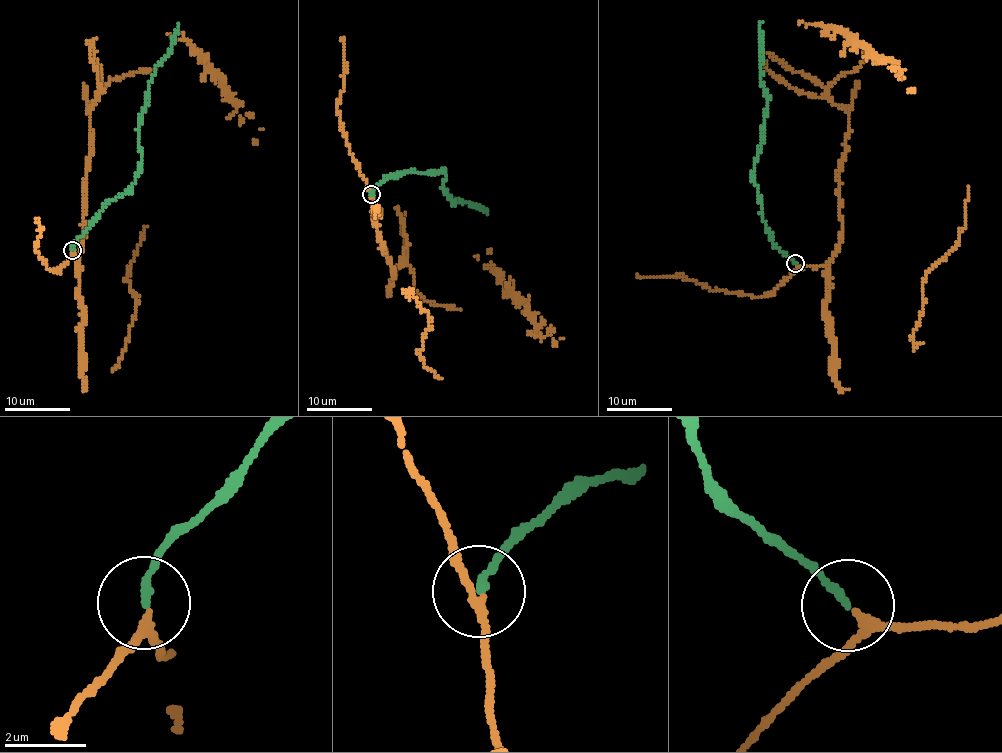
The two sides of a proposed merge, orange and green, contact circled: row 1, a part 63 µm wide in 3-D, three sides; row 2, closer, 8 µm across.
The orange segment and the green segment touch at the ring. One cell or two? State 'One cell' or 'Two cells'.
One cell

